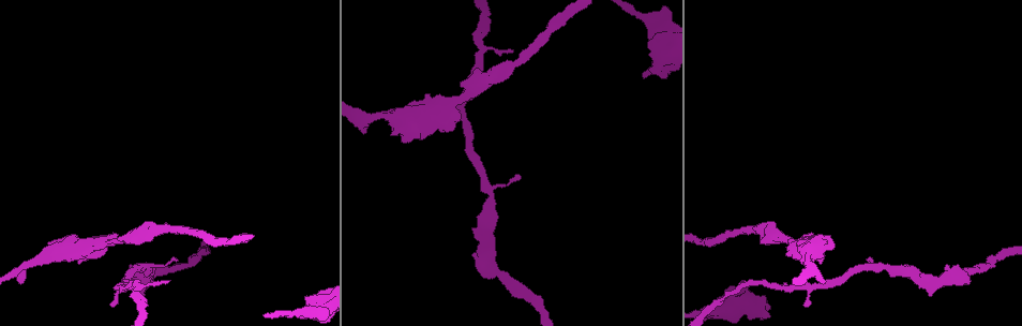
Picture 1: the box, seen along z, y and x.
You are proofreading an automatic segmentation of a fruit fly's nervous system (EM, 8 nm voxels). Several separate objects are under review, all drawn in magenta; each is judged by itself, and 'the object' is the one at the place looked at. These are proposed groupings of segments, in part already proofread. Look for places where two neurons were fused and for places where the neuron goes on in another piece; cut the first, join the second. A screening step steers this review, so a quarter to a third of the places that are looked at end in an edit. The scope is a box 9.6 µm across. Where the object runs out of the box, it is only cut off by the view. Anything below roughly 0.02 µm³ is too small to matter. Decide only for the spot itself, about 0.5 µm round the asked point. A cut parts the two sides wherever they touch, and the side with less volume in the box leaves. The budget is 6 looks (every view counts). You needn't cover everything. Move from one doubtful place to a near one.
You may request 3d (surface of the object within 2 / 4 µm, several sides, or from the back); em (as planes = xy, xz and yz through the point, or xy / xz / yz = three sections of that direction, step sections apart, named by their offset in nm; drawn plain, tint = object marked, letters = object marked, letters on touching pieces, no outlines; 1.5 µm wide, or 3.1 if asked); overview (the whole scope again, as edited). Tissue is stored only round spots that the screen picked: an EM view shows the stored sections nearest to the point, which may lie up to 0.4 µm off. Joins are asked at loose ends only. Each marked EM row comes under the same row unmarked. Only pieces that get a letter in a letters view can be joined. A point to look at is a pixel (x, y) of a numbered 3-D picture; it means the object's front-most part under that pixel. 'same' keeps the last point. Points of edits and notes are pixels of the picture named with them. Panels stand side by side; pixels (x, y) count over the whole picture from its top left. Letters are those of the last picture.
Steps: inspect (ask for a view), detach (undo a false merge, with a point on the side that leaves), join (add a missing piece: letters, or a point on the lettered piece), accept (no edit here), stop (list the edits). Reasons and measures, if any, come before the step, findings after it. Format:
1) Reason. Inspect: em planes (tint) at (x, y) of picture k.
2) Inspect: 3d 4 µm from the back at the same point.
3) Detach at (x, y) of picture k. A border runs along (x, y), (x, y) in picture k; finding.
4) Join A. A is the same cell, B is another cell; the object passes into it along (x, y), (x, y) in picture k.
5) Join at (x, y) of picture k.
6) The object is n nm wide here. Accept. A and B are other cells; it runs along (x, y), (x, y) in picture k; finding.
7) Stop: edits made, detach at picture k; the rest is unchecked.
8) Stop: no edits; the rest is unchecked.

Stops while still wide. Inspect: 3d 4 µm at (807, 235) of picture 1.

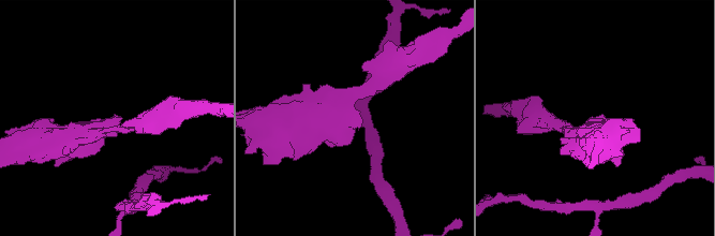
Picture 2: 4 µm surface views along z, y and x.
The arms are 170, 480 nm wide; need the tissue. Inspect: em planes (letters) at (591, 118) of picture 2.

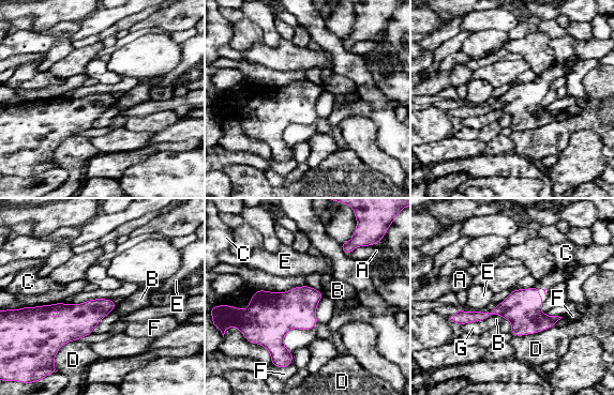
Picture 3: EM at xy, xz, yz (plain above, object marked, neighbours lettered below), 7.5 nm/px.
Accept. A, B, C, D, E, F and G are other cells; it runs along (453, 317), (521, 310), (529, 319), (555, 318) in picture 3; no lettered piece goes on from it.

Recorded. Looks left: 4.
Branch stops here. Inspect: 3d 2 µm at (24, 281) of picture 1.

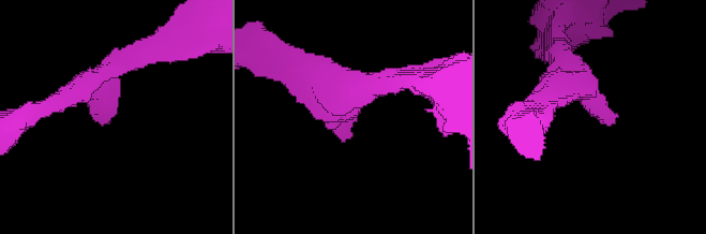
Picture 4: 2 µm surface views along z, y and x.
The arms are 200, 200 nm wide; need the tissue. Inspect: em yz step 4 (letters) at (348, 136) of picture 4.

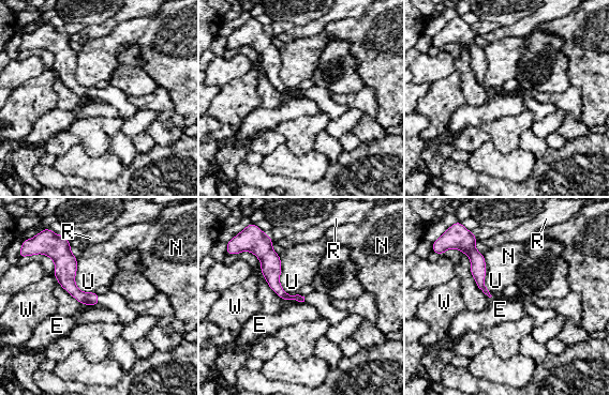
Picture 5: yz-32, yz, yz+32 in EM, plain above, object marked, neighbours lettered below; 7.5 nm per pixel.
Another direction. Inspect: em xy step 4 (letters) at the same point.

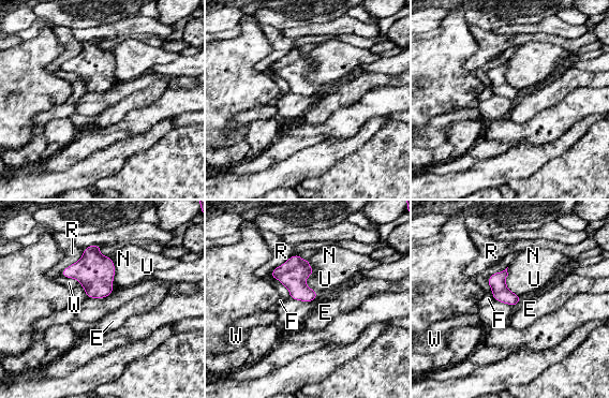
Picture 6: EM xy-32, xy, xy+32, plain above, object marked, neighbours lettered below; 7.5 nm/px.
The longest contact is with R, 300 nm. Accept. E, F, N, R, U and W are other cells; no lettered piece goes on from it.

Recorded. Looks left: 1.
Stop: no edits; the rest is unchecked.

